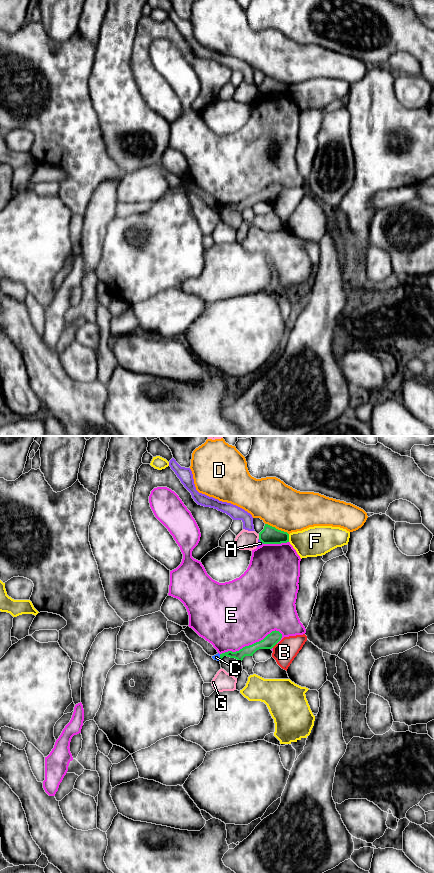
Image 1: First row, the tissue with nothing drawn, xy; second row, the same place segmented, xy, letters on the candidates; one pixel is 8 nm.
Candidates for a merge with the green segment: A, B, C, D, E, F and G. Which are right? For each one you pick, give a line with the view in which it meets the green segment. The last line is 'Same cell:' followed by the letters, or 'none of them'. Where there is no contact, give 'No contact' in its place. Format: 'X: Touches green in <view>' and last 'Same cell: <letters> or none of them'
Same cell: none of them

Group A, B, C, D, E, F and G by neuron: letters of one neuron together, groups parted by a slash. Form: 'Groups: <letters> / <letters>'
Groups: A / B / C / D / E / F / G

